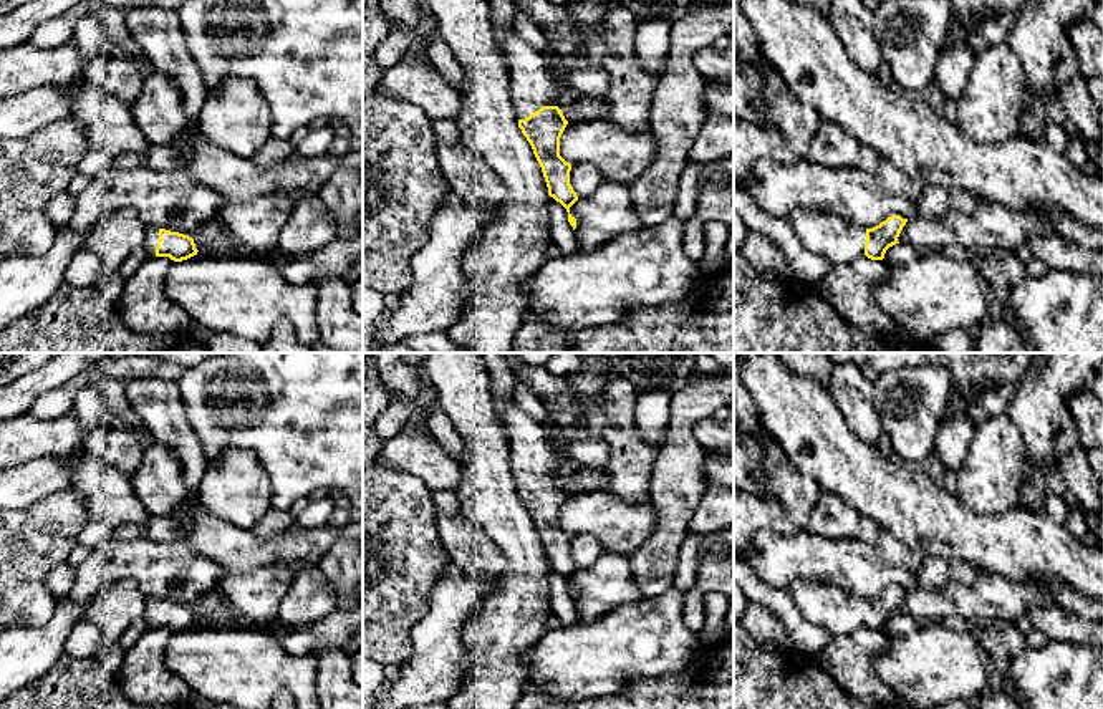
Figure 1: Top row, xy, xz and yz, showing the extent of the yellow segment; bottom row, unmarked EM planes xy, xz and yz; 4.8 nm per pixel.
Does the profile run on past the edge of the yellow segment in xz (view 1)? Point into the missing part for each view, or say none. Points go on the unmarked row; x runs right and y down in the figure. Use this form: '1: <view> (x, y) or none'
1: xz (532, 456)

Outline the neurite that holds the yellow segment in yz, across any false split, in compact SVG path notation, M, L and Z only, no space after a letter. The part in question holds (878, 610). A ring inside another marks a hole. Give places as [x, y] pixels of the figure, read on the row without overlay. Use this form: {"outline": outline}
{"outline": "M797 578L787 593L808 621L831 634L850 634L861 626L883 631L886 621L899 615L908 590L891 586L879 596L865 600L838 586Z"}

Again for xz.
{"outline": "M513 398L505 406L503 424L510 446L510 475L518 499L542 538L548 567L566 580L575 601L576 590L570 578L578 567L570 555L571 535L560 527L560 509L568 492L558 477L565 467L558 462L543 426L525 414Z"}

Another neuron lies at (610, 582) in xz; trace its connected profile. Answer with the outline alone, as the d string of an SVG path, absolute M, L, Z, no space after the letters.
M606 550L593 567L578 568L570 585L576 590L578 625L586 625L616 606L644 598L634 581L629 557Z

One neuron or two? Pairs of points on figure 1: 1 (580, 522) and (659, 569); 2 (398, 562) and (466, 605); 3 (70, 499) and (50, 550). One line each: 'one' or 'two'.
1: two
2: two
3: one

